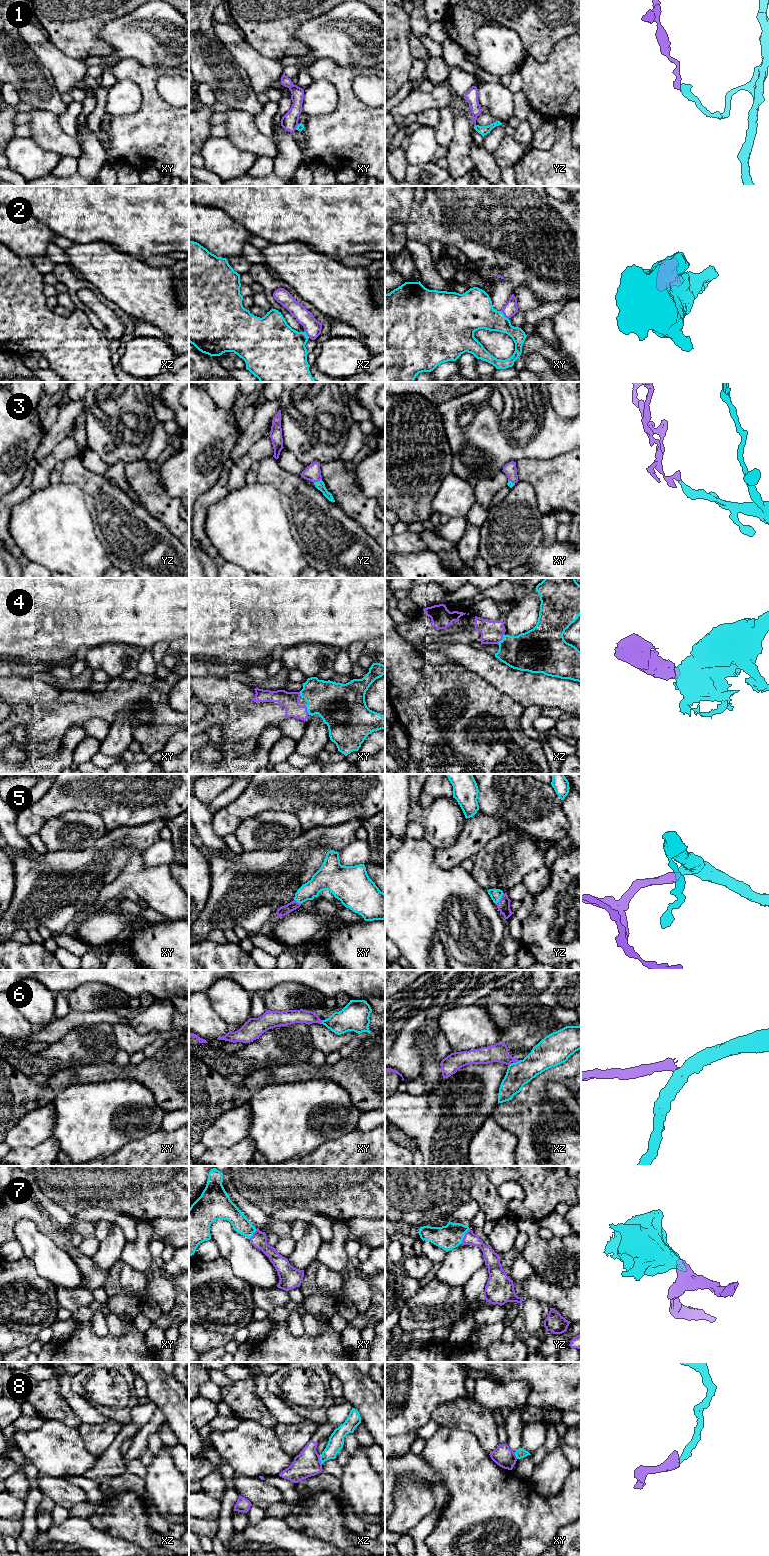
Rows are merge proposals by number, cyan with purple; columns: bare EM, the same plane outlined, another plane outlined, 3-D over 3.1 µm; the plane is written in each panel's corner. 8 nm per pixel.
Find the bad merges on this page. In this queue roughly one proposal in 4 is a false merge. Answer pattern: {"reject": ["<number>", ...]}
{"reject": ["1", "6", "8"]}

